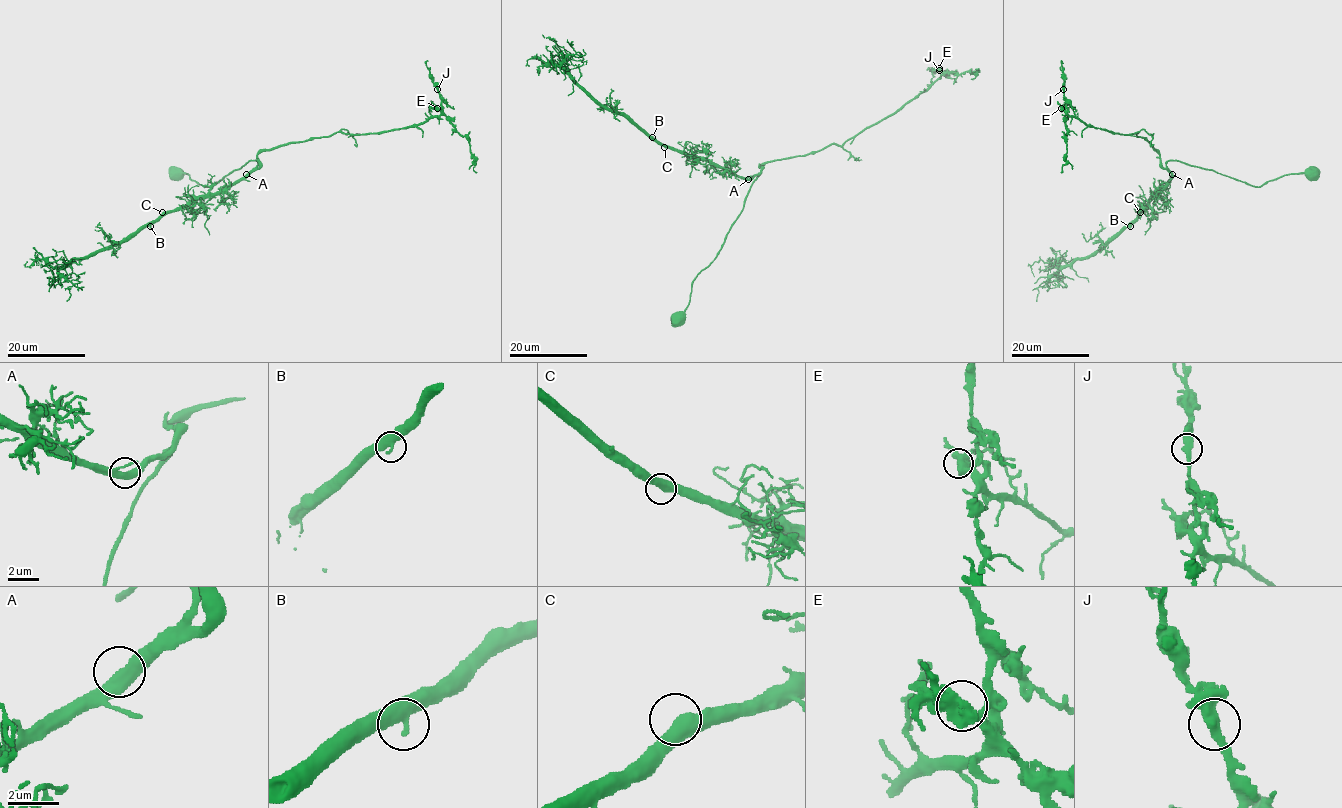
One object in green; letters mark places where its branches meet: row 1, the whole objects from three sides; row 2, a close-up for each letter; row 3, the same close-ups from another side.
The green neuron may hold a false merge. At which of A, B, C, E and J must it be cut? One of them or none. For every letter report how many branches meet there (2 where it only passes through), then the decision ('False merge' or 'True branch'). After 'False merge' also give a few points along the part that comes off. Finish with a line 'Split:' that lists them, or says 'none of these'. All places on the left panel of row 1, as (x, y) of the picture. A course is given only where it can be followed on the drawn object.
A: Branches: 2. True branch
B: Branches: 2. True branch
C: Branches: 2. True branch
E: Branches: 2. True branch
J: Branches: 2. True branch
Split: none of these

